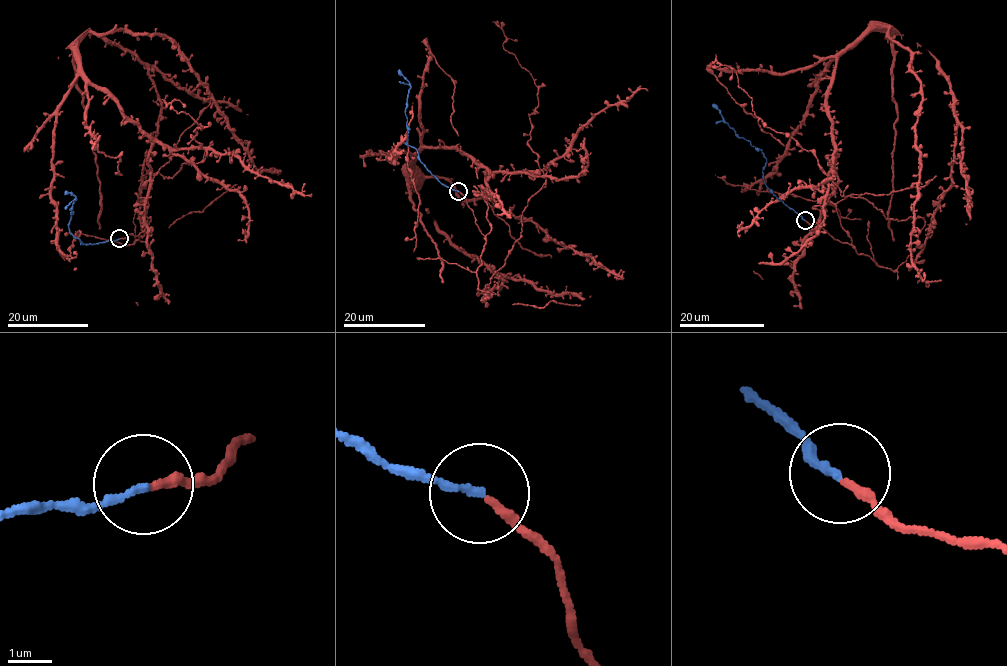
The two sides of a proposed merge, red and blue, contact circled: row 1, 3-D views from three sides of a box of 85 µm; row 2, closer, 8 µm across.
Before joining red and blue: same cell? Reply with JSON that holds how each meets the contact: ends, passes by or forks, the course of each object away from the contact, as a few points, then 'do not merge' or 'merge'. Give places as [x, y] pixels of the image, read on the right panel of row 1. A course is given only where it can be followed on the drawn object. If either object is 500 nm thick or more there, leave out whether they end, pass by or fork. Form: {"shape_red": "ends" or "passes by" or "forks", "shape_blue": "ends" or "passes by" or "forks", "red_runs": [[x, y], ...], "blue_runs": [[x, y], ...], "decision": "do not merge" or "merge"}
{"shape_red": "ends", "shape_blue": "ends", "red_runs": [[805, 221], [851, 243], [828, 201], [838, 180], [827, 89], [842, 53], [887, 28], [920, 85], [919, 276]], "blue_runs": [[805, 220], [776, 198], [763, 180], [766, 160], [762, 151], [740, 137], [712, 105]], "decision": "merge"}

